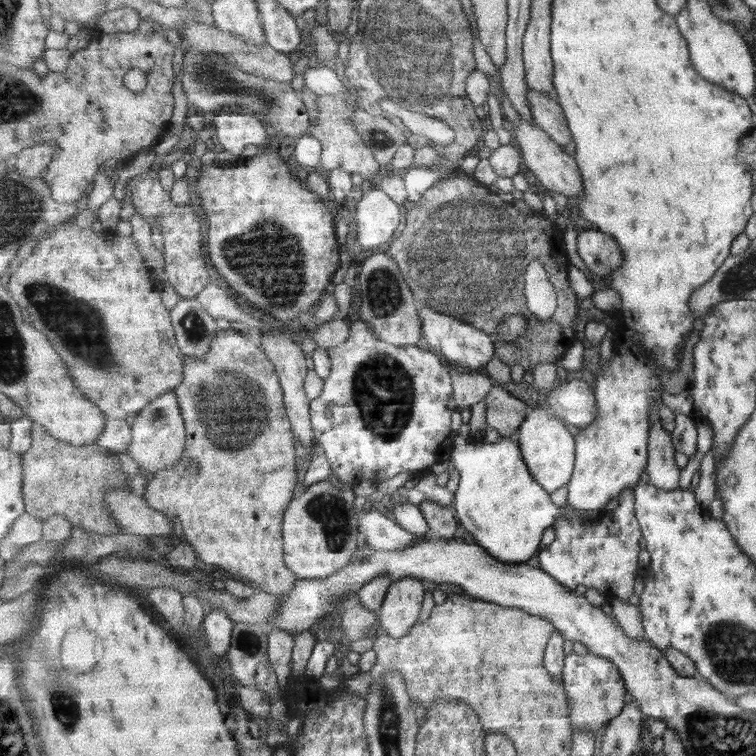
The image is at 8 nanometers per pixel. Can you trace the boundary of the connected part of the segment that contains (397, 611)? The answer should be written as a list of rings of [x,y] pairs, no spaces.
[[[407,577],[392,583],[377,627],[393,638],[403,638],[420,621],[426,591],[419,579]]]

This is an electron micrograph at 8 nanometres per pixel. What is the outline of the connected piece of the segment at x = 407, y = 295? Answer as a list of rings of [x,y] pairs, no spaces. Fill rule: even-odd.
[[[373,254],[373,256],[368,256],[362,263],[362,269],[357,279],[357,286],[361,292],[360,318],[371,326],[371,329],[377,334],[379,340],[398,346],[419,346],[419,340],[424,338],[421,317],[417,314],[414,292],[409,290],[404,276],[401,276],[401,270],[399,270],[397,262],[391,256],[387,256],[387,254]]]

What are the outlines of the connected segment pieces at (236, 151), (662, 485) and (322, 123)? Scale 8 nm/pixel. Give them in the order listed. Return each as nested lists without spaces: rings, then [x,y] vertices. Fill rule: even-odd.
[[[221,113],[209,123],[223,149],[235,156],[243,156],[249,145],[262,148],[267,140],[265,125],[257,115]]]
[[[657,409],[650,410],[649,460],[646,479],[664,491],[678,487],[680,468],[674,461],[674,450],[671,448],[670,433],[663,428],[661,416]]]
[[[341,95],[316,96],[316,98],[317,121],[310,126],[308,134],[320,140],[323,145],[320,169],[325,168],[330,172],[339,168],[351,174],[359,174],[365,184],[377,180],[380,162],[375,158],[371,148],[364,143],[359,131],[351,122],[351,117],[354,116],[357,109],[356,106]]]

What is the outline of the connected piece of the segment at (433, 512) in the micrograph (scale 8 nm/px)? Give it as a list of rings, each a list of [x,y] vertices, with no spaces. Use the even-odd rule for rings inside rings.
[[[432,500],[421,502],[419,508],[430,526],[429,532],[426,534],[427,539],[449,540],[455,538],[455,532],[460,523],[456,517],[456,511]]]

